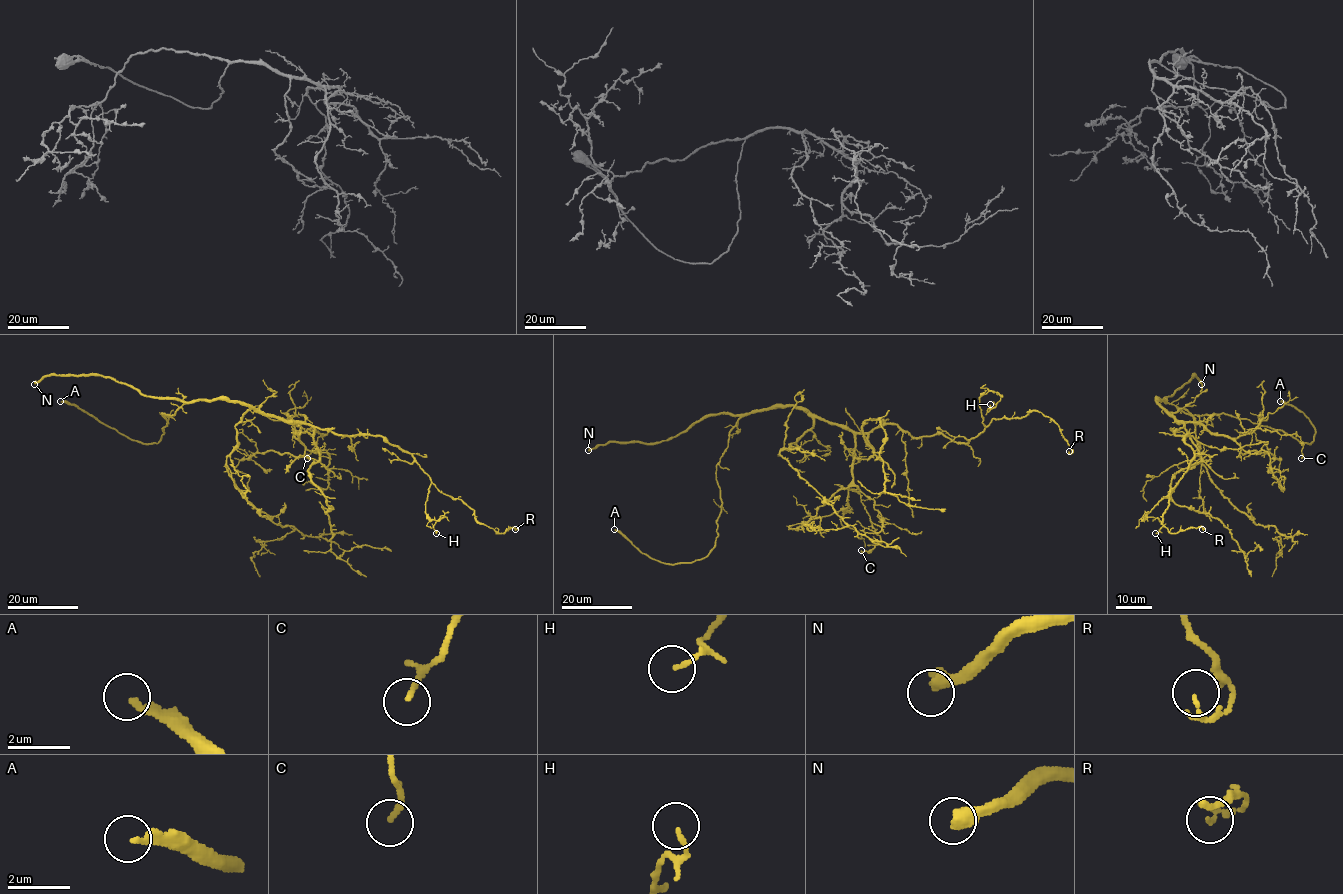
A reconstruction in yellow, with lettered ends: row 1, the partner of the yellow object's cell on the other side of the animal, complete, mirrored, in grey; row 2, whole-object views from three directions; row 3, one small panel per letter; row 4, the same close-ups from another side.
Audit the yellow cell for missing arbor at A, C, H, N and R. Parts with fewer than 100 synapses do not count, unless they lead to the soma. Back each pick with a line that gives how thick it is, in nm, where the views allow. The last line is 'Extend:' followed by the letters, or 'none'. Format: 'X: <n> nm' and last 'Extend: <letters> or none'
A: 200 nm
N: 440 nm
Extend: A, N

